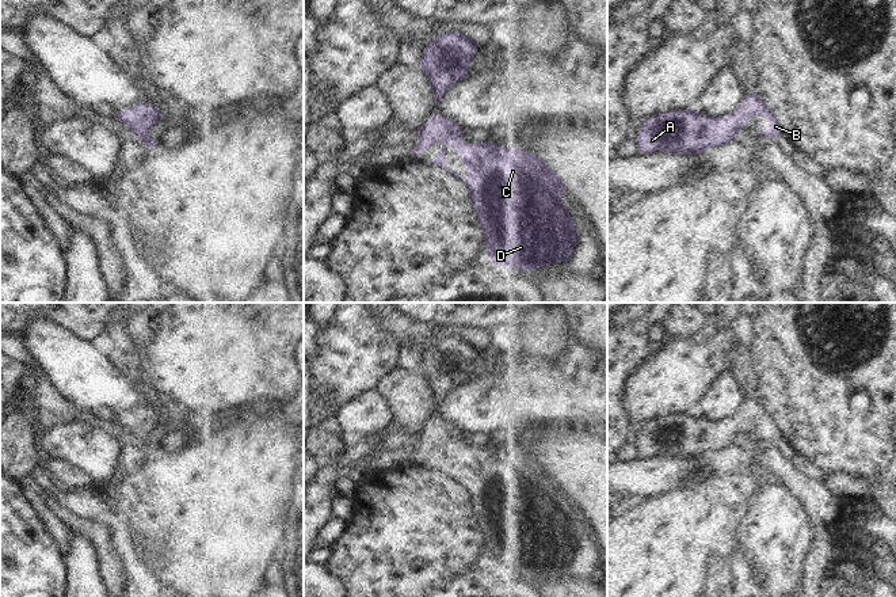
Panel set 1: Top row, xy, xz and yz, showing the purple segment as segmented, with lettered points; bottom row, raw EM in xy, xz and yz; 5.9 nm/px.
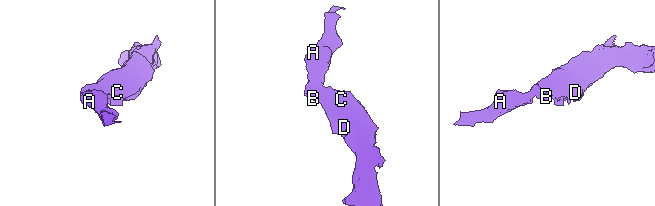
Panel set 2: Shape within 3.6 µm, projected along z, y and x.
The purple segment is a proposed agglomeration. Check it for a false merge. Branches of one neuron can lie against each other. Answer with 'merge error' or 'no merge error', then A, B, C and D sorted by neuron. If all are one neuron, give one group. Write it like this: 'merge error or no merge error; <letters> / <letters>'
no merge error; A B C D

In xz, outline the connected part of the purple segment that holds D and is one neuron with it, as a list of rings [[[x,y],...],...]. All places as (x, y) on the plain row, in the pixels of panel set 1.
[[[431,414],[415,438],[423,448],[412,453],[412,461],[420,455],[430,456],[431,448],[439,445],[450,448],[450,456],[457,456],[457,464],[466,468],[466,494],[483,533],[491,570],[529,577],[541,570],[565,567],[573,559],[577,539],[569,514],[564,510],[563,499],[568,497],[564,482],[552,476],[535,457],[522,452],[510,453],[483,444],[460,450],[464,437],[466,434],[462,430]]]

